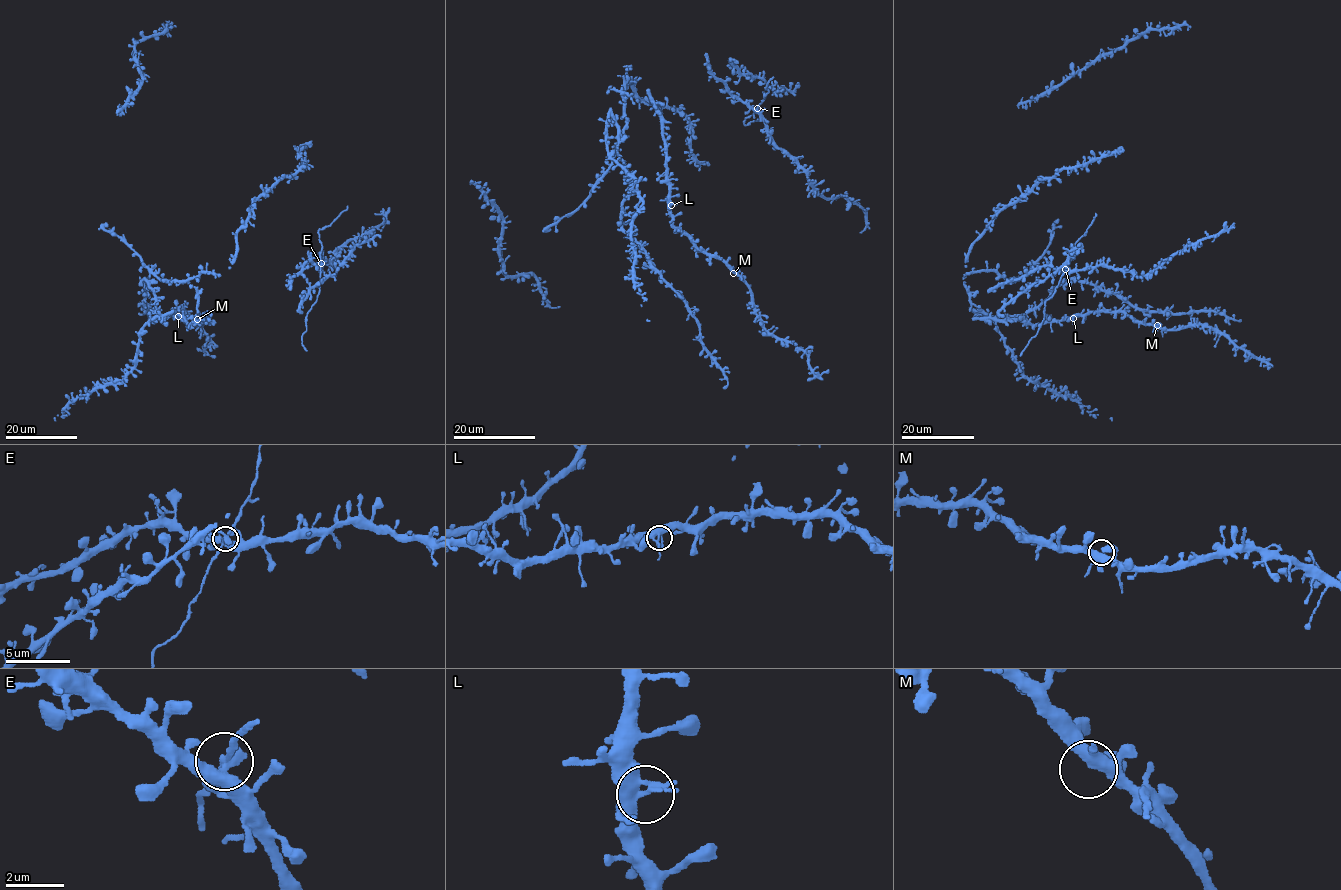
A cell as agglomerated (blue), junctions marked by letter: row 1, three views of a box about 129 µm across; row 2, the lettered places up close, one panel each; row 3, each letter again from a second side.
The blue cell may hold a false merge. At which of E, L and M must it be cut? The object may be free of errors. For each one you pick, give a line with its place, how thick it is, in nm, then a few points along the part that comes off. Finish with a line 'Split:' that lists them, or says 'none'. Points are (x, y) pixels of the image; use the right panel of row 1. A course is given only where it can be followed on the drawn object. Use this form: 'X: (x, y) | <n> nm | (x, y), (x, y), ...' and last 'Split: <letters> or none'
Split: none

